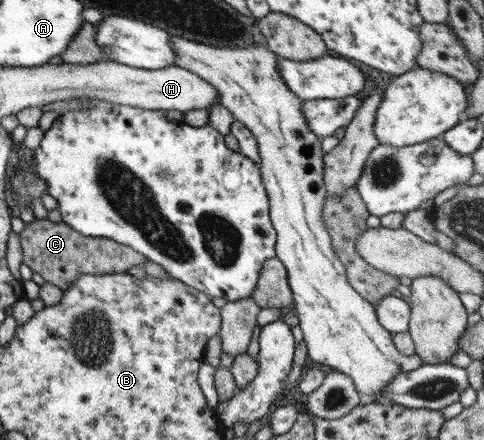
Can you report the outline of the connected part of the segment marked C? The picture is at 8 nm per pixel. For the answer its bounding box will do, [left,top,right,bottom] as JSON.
[20,218,147,291]

